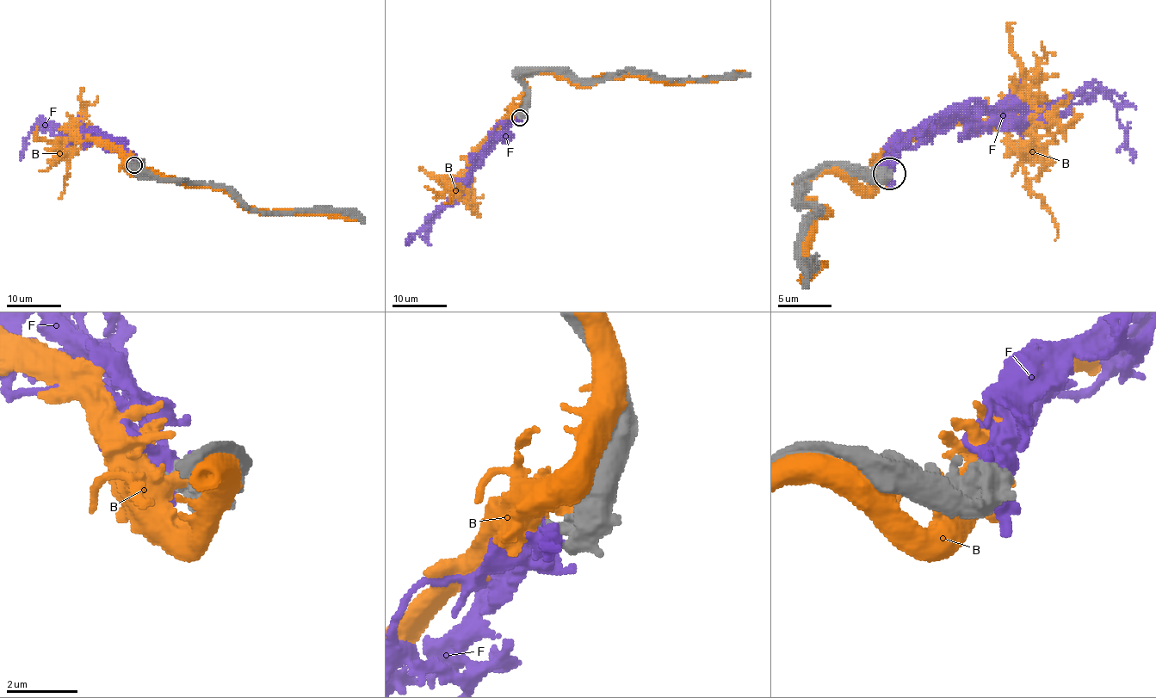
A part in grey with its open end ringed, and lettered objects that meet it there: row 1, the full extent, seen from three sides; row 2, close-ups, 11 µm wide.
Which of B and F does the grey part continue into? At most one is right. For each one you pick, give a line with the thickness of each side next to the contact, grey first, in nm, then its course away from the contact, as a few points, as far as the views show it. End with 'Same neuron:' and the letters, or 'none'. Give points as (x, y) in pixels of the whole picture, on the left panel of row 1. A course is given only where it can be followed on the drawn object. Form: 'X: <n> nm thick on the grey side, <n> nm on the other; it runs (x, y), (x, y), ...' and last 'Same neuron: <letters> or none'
Same neuron: none

